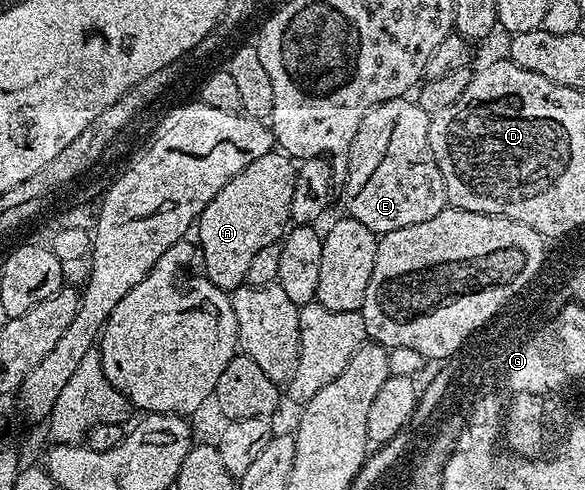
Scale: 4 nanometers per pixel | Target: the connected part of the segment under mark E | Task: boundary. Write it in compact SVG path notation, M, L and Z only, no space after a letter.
M420 105L415 115L409 115L405 121L397 121L391 129L393 141L385 143L385 163L381 169L373 167L379 171L379 175L373 181L349 179L350 189L355 190L355 196L351 199L350 218L365 225L365 229L369 229L377 237L403 237L408 233L430 228L431 221L439 218L442 220L443 210L448 210L449 200L445 181L441 177L433 143L431 147L431 126L425 107Z

